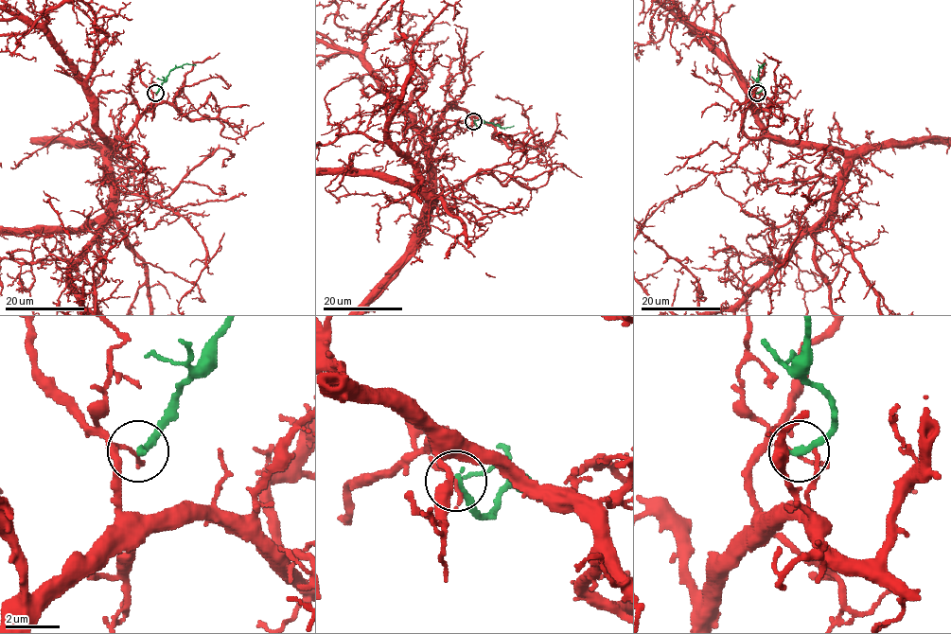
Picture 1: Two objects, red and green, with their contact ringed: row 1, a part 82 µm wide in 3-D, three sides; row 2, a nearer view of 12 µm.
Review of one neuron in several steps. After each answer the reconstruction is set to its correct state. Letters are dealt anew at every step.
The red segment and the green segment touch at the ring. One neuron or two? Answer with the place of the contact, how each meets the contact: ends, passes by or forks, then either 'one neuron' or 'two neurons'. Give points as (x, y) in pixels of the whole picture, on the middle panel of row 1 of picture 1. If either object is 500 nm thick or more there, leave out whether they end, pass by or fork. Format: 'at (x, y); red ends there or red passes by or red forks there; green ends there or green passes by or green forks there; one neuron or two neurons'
at (473, 121); red ends there; green ends there; two neurons

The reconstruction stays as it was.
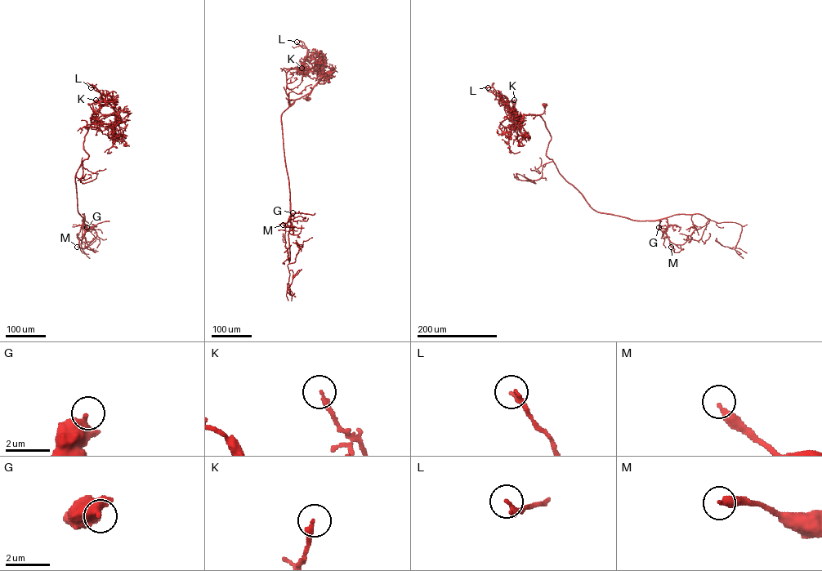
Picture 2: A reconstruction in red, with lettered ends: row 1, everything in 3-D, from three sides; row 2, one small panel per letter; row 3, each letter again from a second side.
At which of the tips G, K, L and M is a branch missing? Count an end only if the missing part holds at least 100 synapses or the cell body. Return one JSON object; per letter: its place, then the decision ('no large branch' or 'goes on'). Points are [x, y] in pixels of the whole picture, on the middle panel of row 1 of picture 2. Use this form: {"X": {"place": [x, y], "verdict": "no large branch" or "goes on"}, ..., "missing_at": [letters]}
{"G": {"place": [292, 212], "verdict": "no large branch"}, "K": {"place": [301, 68], "verdict": "no large branch"}, "L": {"place": [297, 42], "verdict": "no large branch"}, "M": {"place": [283, 225], "verdict": "no large branch"}, "missing_at": []}

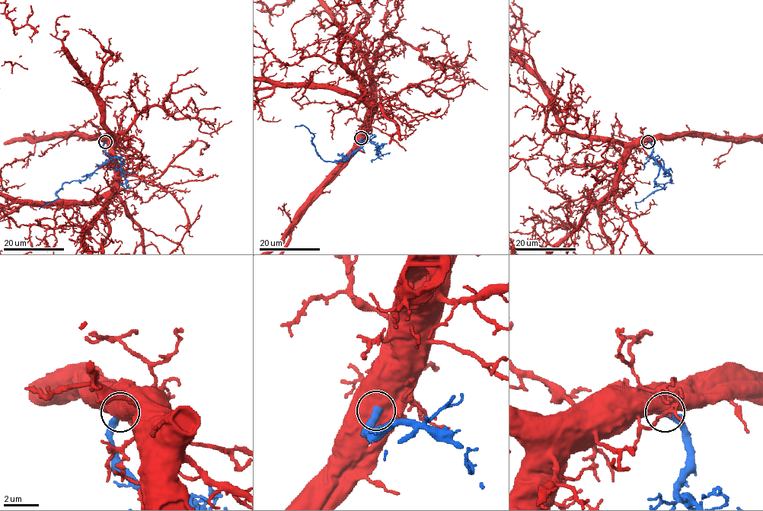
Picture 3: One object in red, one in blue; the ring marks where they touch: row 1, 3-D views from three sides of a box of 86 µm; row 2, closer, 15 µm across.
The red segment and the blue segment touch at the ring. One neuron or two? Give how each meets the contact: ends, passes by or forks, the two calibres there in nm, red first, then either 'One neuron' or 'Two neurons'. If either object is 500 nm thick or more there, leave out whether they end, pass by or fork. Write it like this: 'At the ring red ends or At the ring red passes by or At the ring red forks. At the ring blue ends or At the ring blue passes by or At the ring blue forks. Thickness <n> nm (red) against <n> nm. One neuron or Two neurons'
Thickness 550 nm (red) against 440 nm. One neuron

